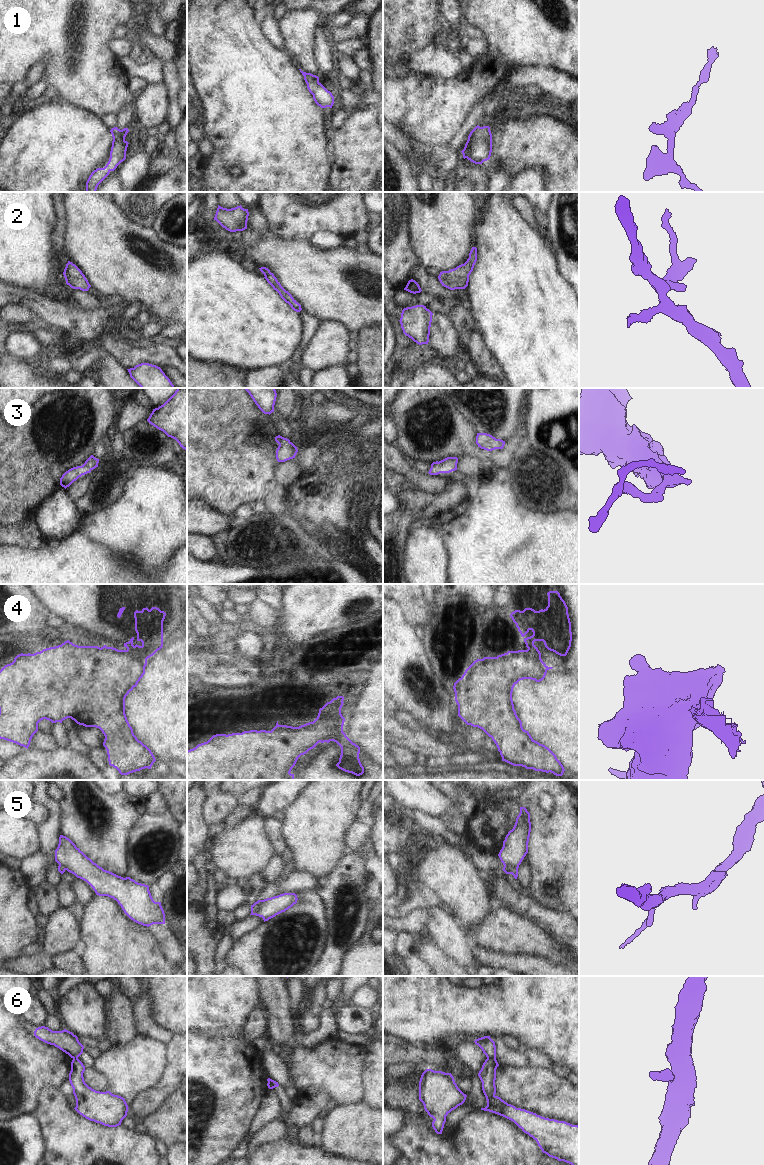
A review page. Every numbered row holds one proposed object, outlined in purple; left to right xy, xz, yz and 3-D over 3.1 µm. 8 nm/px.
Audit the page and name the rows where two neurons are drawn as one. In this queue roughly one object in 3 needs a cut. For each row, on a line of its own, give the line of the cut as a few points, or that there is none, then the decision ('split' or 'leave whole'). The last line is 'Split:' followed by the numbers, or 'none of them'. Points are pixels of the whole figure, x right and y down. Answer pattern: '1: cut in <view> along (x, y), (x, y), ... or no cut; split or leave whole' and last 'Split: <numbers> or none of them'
1: no cut; leave whole
2: no cut; leave whole
3: no cut; leave whole
4: cut in xy along (127, 649), (137, 651), (146, 659); split
5: cut in xz along (259, 900), (259, 908), (254, 914); split
6: cut in yz along (495, 1057), (487, 1058); split
Split: 4, 5, 6

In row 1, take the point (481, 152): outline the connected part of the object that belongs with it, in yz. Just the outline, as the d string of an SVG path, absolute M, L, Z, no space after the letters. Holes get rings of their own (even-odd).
M476 126L469 134L464 149L463 158L475 164L482 164L490 159L492 152L492 134L489 126Z

